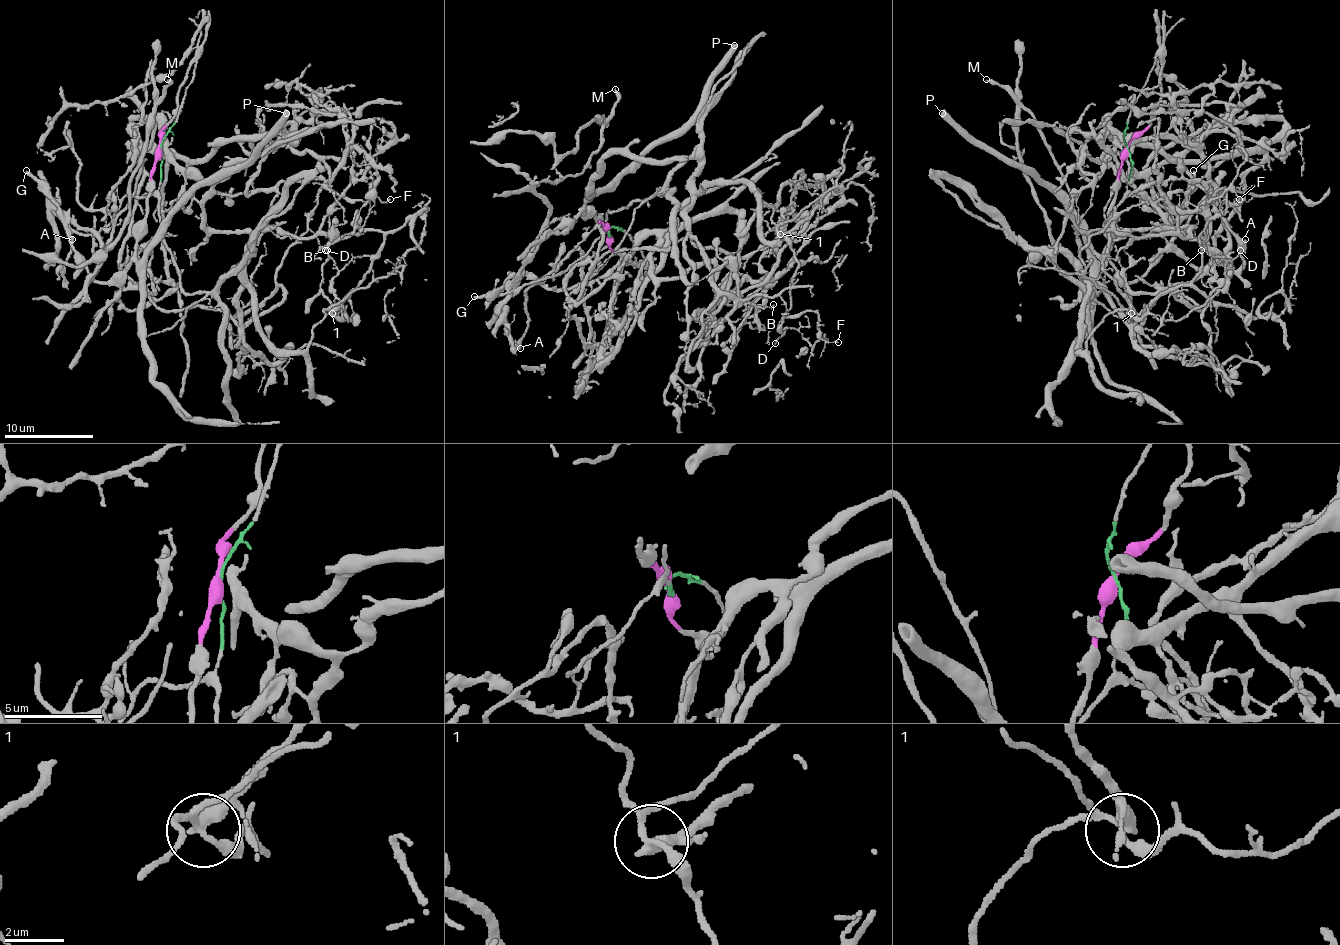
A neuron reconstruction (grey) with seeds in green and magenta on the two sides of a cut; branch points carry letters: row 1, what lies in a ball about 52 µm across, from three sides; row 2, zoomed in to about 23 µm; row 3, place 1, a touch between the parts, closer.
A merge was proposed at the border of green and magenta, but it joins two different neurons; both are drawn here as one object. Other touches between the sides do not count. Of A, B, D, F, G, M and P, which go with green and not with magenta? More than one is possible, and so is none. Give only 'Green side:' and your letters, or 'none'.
Green side: B, D, F

